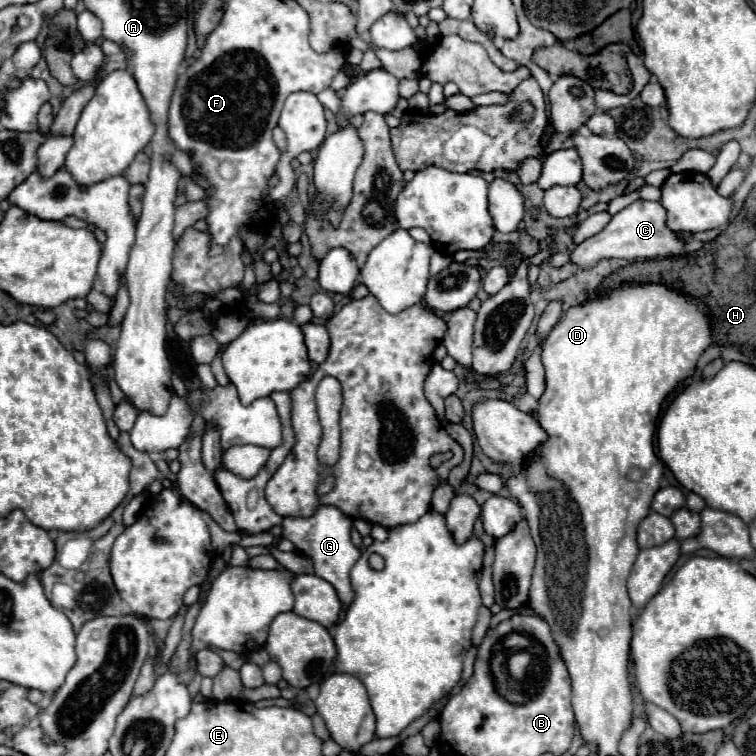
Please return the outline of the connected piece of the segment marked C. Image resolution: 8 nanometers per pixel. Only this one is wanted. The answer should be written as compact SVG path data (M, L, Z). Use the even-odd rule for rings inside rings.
M636 200L624 210L620 210L612 220L606 224L604 230L594 234L592 238L584 240L574 248L572 262L586 270L594 268L604 258L626 258L626 260L652 260L656 256L678 256L684 248L684 242L678 238L676 232L668 230L666 226L666 210L660 202L646 202Z

